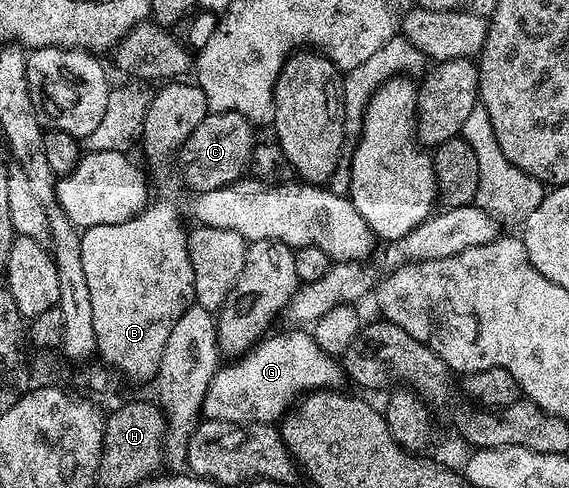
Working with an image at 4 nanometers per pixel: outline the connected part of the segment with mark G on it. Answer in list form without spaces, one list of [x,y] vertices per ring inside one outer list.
[[[304,328],[292,329],[271,333],[251,351],[233,361],[236,363],[219,367],[202,401],[202,414],[207,421],[239,426],[274,424],[300,397],[340,386],[344,371],[339,361],[320,348],[313,333]]]

